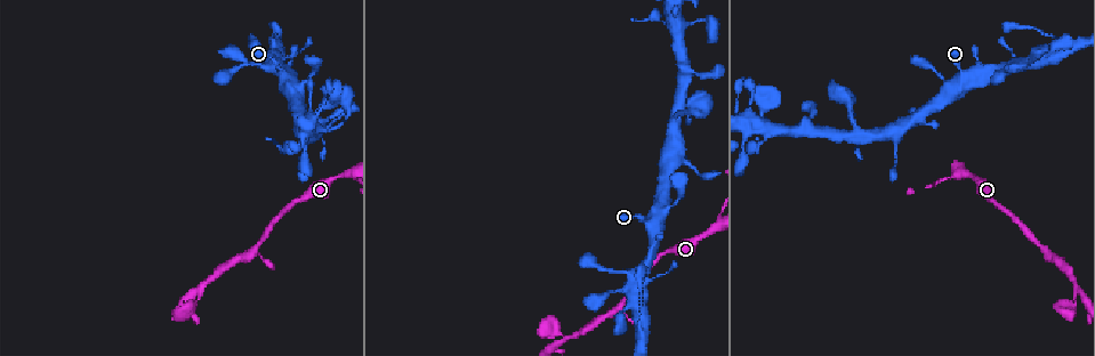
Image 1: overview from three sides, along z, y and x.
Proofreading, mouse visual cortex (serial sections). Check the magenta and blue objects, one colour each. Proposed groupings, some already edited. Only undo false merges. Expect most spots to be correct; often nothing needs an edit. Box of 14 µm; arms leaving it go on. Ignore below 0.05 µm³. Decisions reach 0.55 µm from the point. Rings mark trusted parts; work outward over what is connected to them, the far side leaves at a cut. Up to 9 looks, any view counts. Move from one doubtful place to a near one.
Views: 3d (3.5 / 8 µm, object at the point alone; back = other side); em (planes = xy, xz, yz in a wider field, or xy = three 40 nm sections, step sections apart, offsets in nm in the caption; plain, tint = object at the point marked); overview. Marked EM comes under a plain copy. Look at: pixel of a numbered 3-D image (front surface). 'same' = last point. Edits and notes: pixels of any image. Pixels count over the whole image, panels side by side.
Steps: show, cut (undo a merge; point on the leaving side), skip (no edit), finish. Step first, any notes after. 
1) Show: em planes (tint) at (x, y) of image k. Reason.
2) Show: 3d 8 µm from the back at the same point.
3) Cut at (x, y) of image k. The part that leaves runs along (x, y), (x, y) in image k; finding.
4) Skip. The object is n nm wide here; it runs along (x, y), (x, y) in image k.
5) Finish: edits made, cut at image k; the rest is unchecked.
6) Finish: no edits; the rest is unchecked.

Show: 3d 8 µm at (961, 77) of image 1. Thick turns thin.

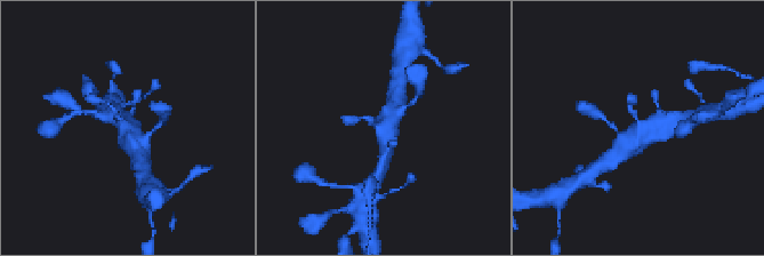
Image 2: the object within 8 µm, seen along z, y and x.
Show: em xy step 5 (tint) at (642, 130) of image 2.

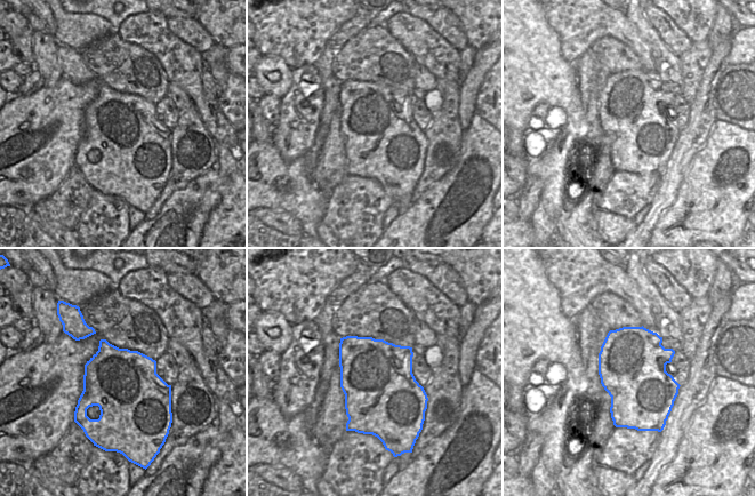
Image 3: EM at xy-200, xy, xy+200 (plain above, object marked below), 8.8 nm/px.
Skip. It runs along (109, 104), (131, 133), (139, 151) in image 2; all the same cell.

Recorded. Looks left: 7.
Show: 3d 3.5 µm at (695, 172) of image 1. A narrow waist.

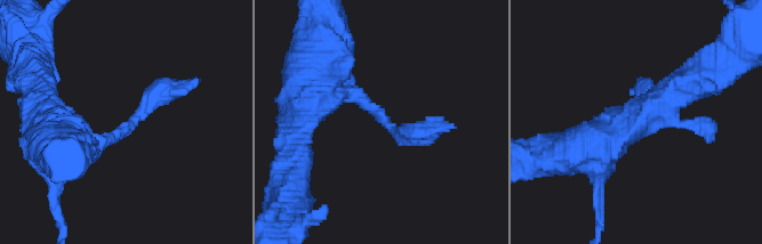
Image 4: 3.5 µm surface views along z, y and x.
Show: em xy step 1 (tint) at (130, 124) of image 4.

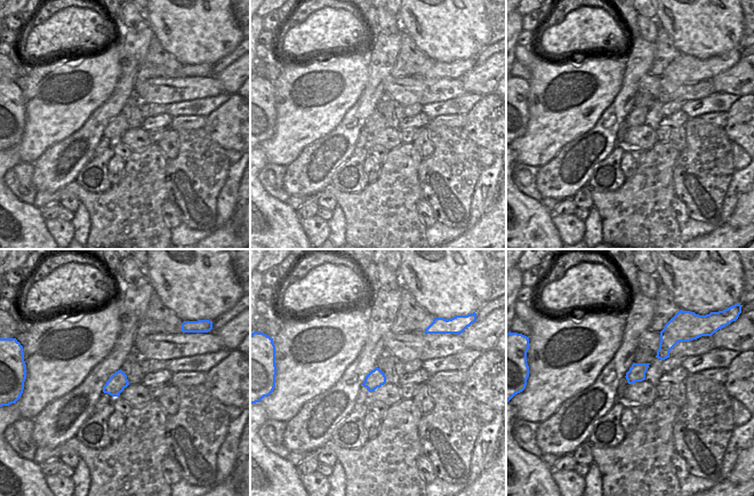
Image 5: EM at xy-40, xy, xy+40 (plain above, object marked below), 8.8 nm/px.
Skip. The object is 160 nm wide here; it runs along (57, 146), (110, 139), (194, 83) in image 4; all the same cell.

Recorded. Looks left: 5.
Show: 3d 3.5 µm at (753, 126) of image 1. Thin neck.

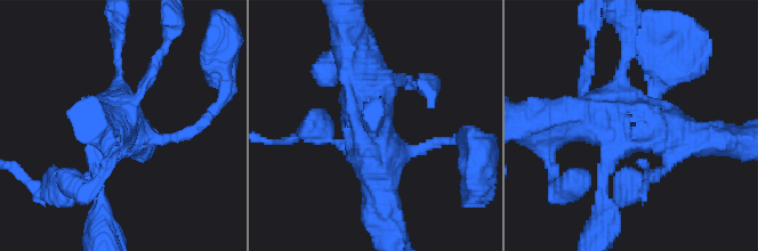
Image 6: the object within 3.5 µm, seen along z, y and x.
Show: em xy step 2 (tint) at (633, 126) of image 6.

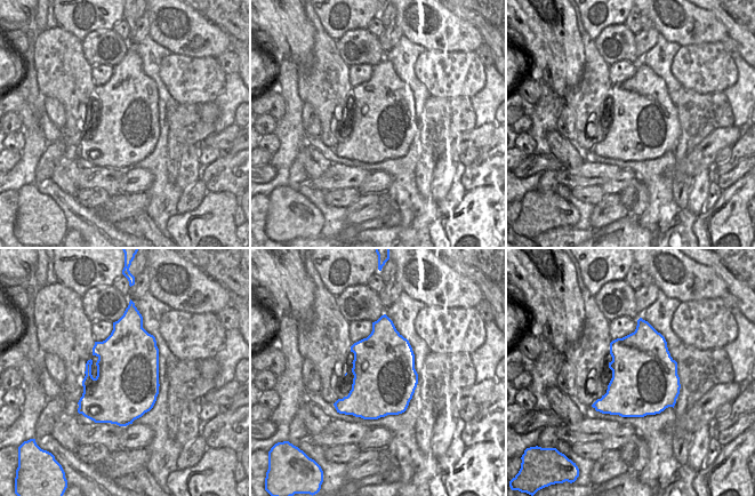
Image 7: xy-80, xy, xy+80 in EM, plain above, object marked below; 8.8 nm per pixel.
Skip. It runs along (727, 142), (596, 124), (587, 113) in image 6; continuous, no second cell.

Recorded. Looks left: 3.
Show: em xy step 1 (tint) at (202, 285) of image 1. A narrow waist.

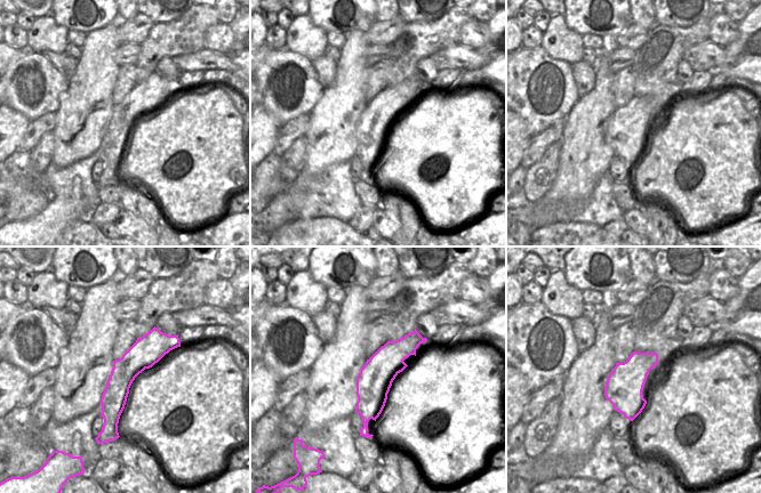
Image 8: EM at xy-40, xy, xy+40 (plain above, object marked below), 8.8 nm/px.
Show: 3d 3.5 µm at the same point. Wider look.

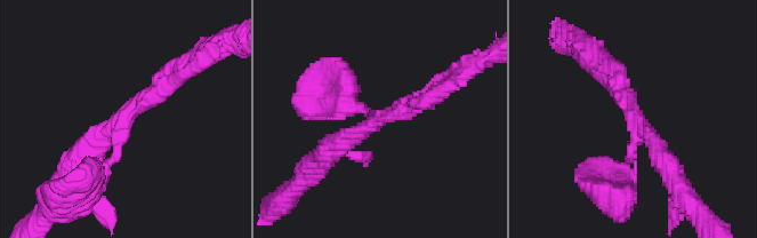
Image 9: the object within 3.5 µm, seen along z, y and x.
Skip. The arms are 200, 250, 300 nm wide; it runs along (155, 331), (118, 384), (114, 434) in image 8; continuous, no second cell.

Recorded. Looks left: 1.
Finish: no edits; the rest is unchecked.

